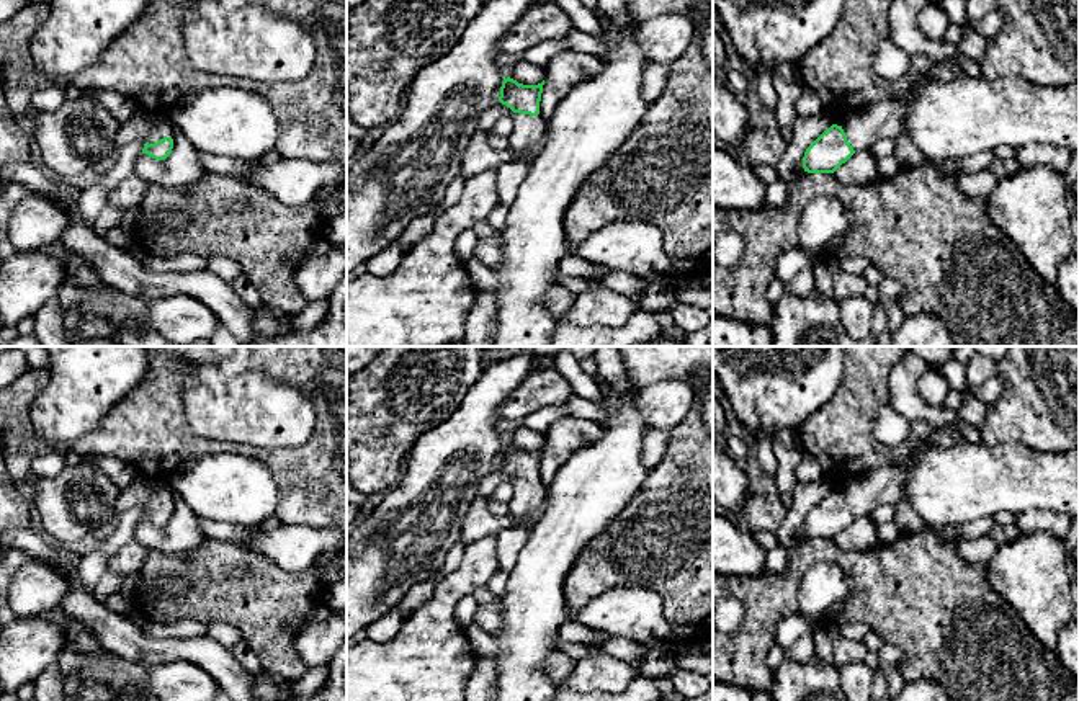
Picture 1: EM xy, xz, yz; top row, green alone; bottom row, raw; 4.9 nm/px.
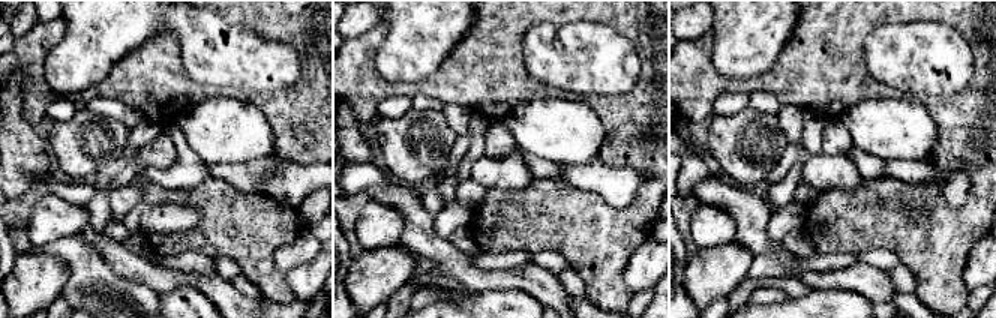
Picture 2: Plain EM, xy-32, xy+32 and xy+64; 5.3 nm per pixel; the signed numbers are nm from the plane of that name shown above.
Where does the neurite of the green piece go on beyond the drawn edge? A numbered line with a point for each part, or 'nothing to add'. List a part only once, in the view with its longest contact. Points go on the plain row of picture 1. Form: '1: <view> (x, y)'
1: xy (162, 492)

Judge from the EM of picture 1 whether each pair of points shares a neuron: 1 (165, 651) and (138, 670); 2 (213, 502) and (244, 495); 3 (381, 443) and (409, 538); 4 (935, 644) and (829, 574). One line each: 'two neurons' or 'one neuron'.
1: two neurons
2: one neuron
3: two neurons
4: two neurons

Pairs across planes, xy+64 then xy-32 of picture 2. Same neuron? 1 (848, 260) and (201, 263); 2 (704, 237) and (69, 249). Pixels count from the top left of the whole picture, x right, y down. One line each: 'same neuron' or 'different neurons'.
1: same neuron
2: different neurons

